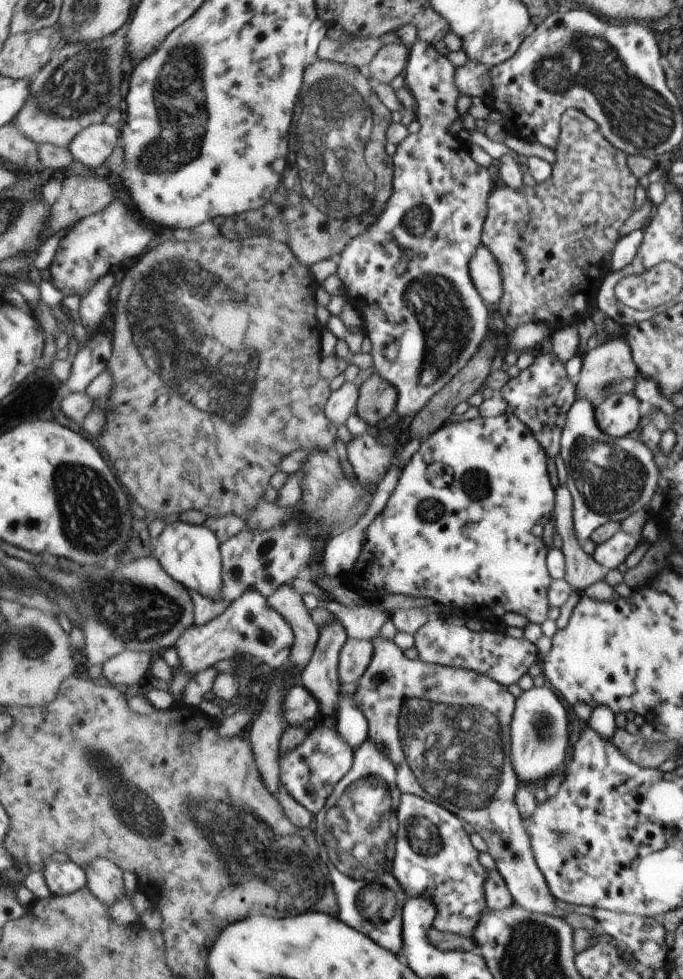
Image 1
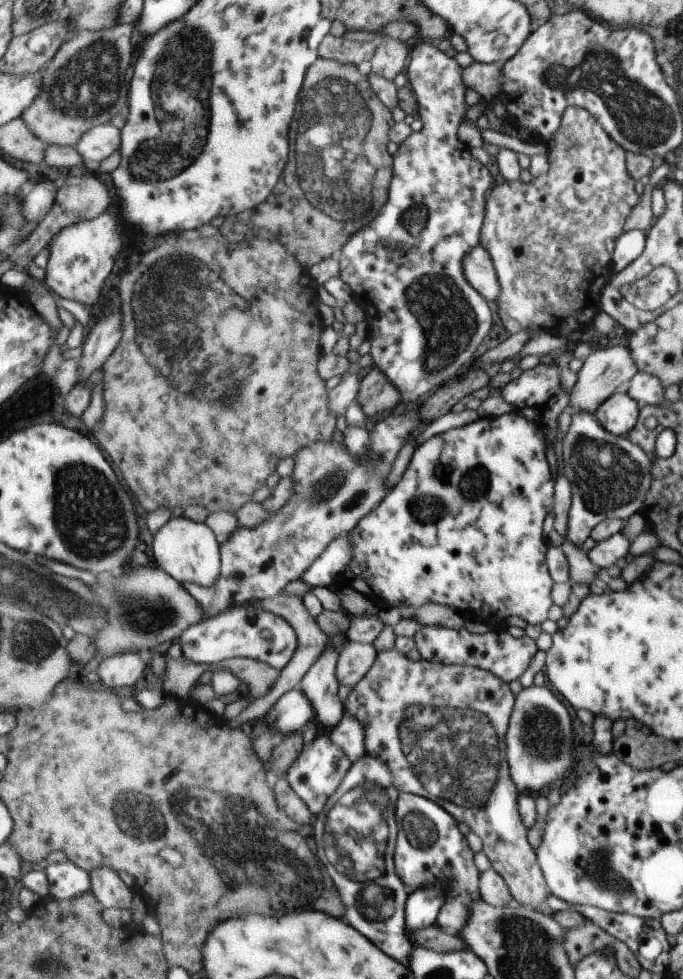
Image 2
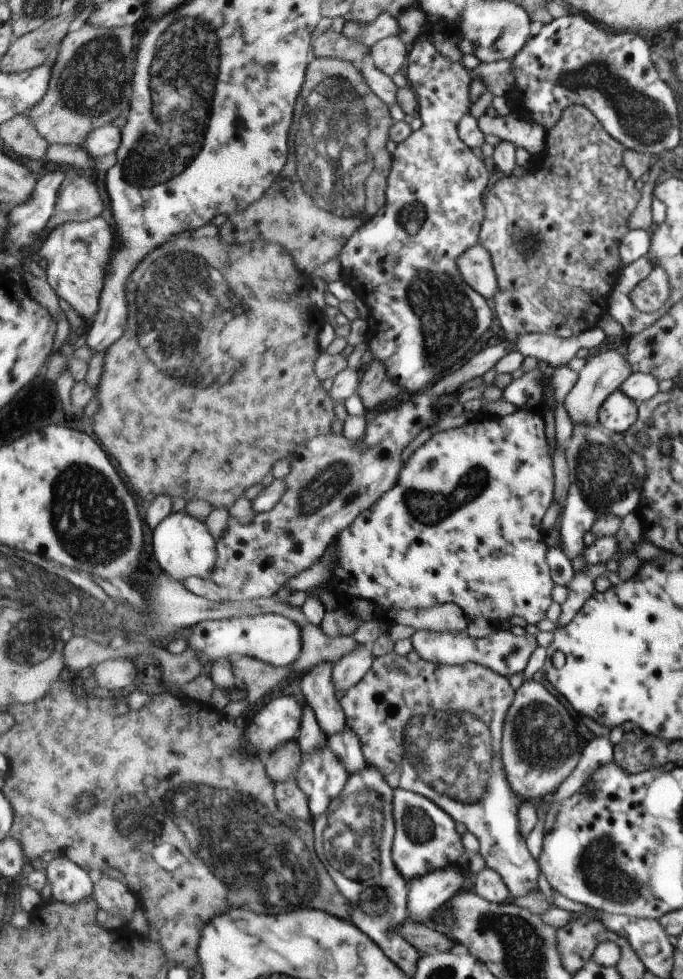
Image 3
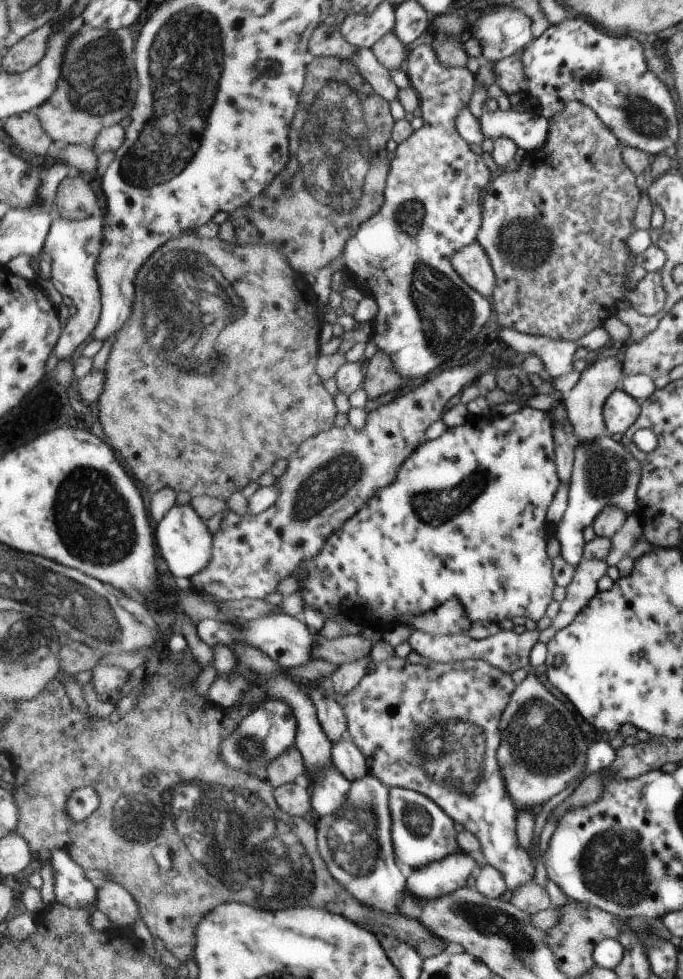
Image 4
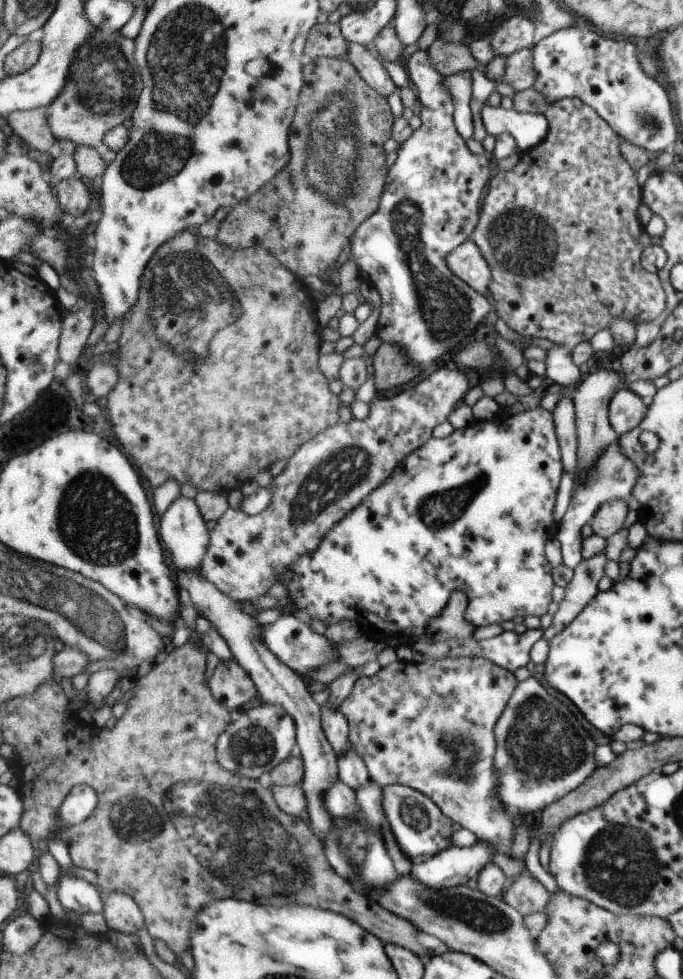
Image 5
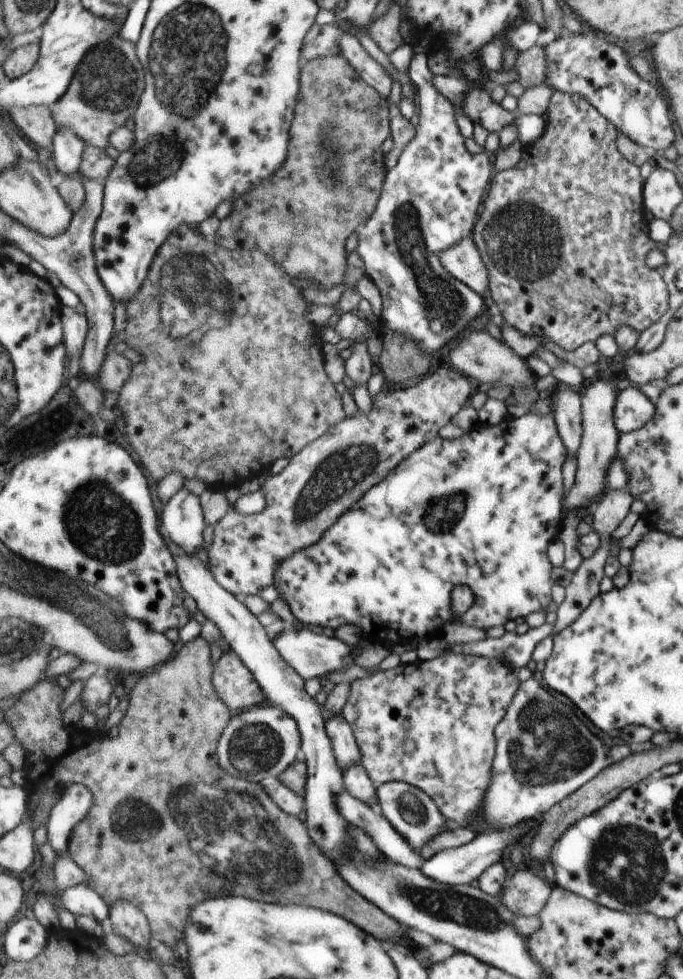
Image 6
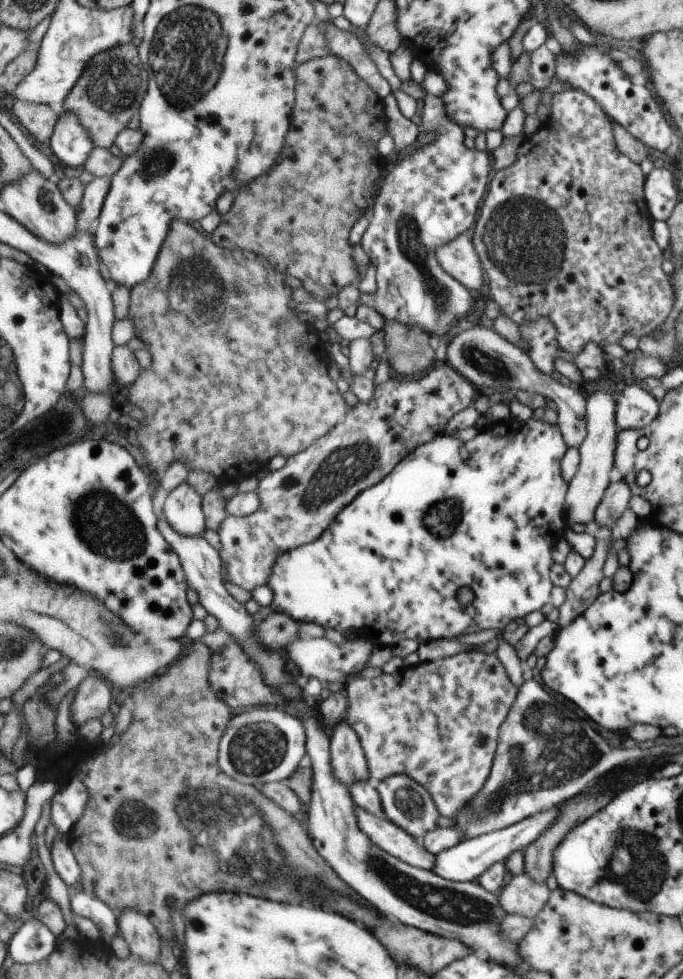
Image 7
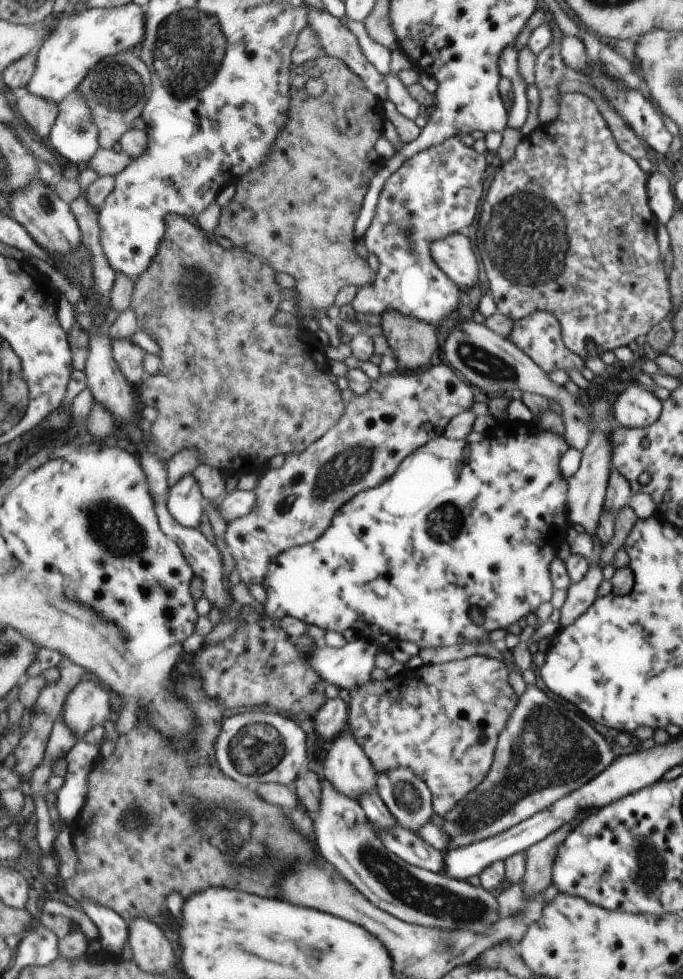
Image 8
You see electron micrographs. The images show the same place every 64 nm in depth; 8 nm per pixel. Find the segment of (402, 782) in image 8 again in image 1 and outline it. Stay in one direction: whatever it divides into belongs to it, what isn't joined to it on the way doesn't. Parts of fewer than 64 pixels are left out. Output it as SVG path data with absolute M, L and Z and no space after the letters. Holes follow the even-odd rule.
M402 793L395 810L398 832L393 875L408 896L426 895L438 908L434 928L440 932L471 937L482 914L487 912L484 892L486 870L478 861L479 850L471 843L462 821L440 803L418 795Z

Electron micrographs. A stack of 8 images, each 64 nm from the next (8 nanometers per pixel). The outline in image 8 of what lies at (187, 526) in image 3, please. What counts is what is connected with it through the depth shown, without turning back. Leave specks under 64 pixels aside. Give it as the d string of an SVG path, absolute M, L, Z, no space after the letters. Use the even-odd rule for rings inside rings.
M193 473L187 474L173 486L168 502L174 518L184 526L198 529L202 524L204 512L207 512L204 508L204 492Z

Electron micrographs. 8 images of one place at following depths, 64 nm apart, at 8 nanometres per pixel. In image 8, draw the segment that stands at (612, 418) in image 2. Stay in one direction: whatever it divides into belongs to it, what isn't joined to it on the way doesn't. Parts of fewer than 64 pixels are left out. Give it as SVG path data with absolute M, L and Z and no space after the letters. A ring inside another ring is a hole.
M635 383L618 396L613 415L622 428L646 428L659 421L660 410L662 402Z

